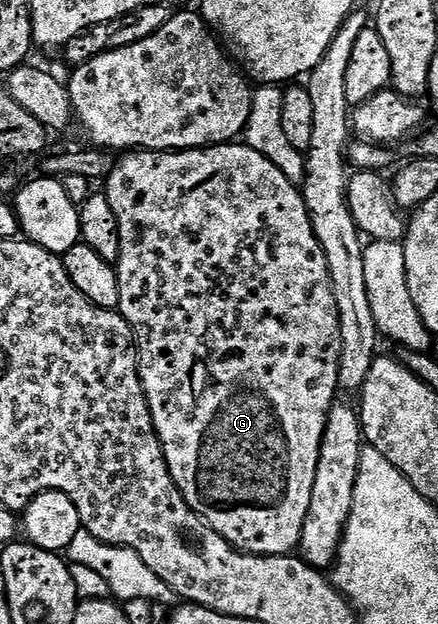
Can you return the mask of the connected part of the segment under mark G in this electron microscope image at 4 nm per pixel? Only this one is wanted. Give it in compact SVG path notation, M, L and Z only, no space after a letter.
M230 141L207 147L195 147L192 151L143 151L130 150L122 159L118 158L113 164L111 173L103 181L103 193L107 201L111 201L111 209L115 212L115 221L119 221L119 257L116 261L117 280L119 281L119 313L129 322L133 330L133 338L139 356L139 370L141 372L141 387L145 391L145 399L149 402L149 412L153 418L153 428L161 442L165 460L169 466L171 477L187 501L189 508L197 515L205 518L205 523L219 537L223 537L232 547L244 551L246 555L288 555L296 552L301 546L303 525L307 521L307 509L311 509L311 489L315 489L315 469L319 465L321 456L321 442L327 425L329 411L339 395L337 374L339 373L339 357L341 356L341 326L339 313L335 309L335 293L331 289L331 277L327 269L327 257L323 257L323 249L311 229L309 214L305 208L305 199L302 197L298 184L292 183L279 168L271 165L263 153L251 149L244 142Z

